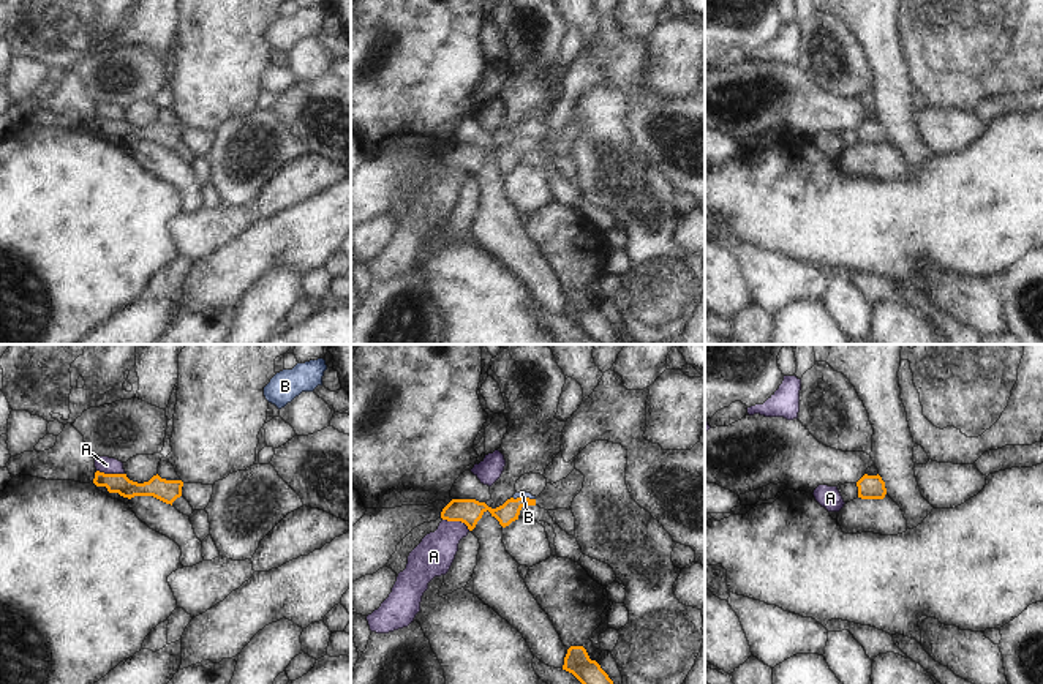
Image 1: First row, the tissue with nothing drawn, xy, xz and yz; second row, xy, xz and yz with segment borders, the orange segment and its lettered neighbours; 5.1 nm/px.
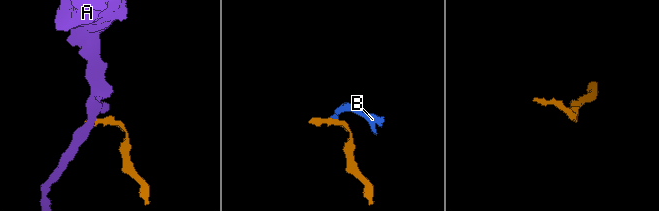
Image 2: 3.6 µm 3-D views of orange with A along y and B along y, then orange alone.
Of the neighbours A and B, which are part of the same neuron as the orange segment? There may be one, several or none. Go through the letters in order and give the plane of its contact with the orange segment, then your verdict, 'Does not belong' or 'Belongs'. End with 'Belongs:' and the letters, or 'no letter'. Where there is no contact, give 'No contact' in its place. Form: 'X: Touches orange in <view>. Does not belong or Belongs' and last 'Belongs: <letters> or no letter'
A: Touches orange in xz. Does not belong
B: Touches orange in xz. Belongs
Belongs: B.

